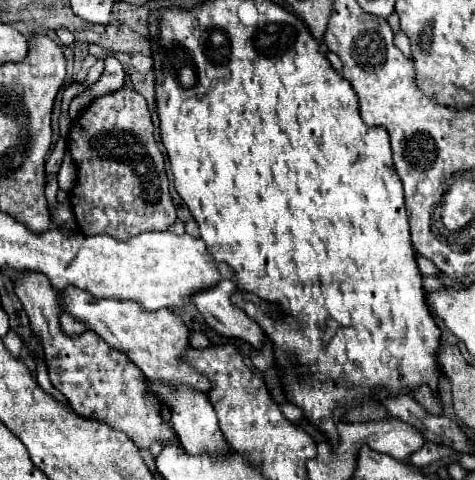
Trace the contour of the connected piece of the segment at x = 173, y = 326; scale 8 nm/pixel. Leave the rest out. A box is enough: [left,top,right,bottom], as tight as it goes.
[60,286,212,392]

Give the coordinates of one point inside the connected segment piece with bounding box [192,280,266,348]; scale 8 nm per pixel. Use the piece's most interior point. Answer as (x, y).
(214, 304)

